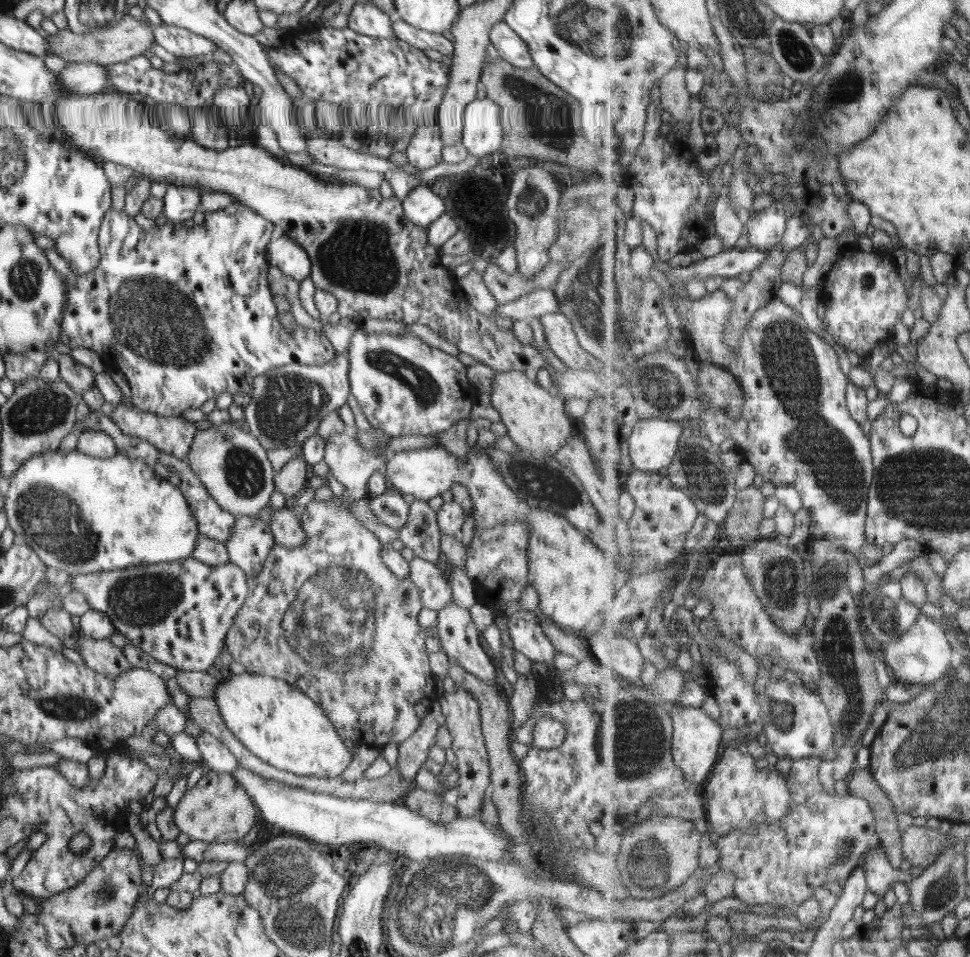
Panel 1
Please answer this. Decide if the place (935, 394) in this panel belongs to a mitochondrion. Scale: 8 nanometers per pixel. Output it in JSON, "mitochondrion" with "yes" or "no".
{"mitochondrion":"no"}

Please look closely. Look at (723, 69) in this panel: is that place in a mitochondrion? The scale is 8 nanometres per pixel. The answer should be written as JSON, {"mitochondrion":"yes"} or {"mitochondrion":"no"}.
{"mitochondrion":"no"}

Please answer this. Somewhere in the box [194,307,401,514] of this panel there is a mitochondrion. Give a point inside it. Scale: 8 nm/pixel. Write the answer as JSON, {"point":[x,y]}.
{"point":[283,410]}

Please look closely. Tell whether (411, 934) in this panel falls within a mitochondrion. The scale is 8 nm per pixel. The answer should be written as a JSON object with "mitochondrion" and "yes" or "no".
{"mitochondrion":"yes"}

